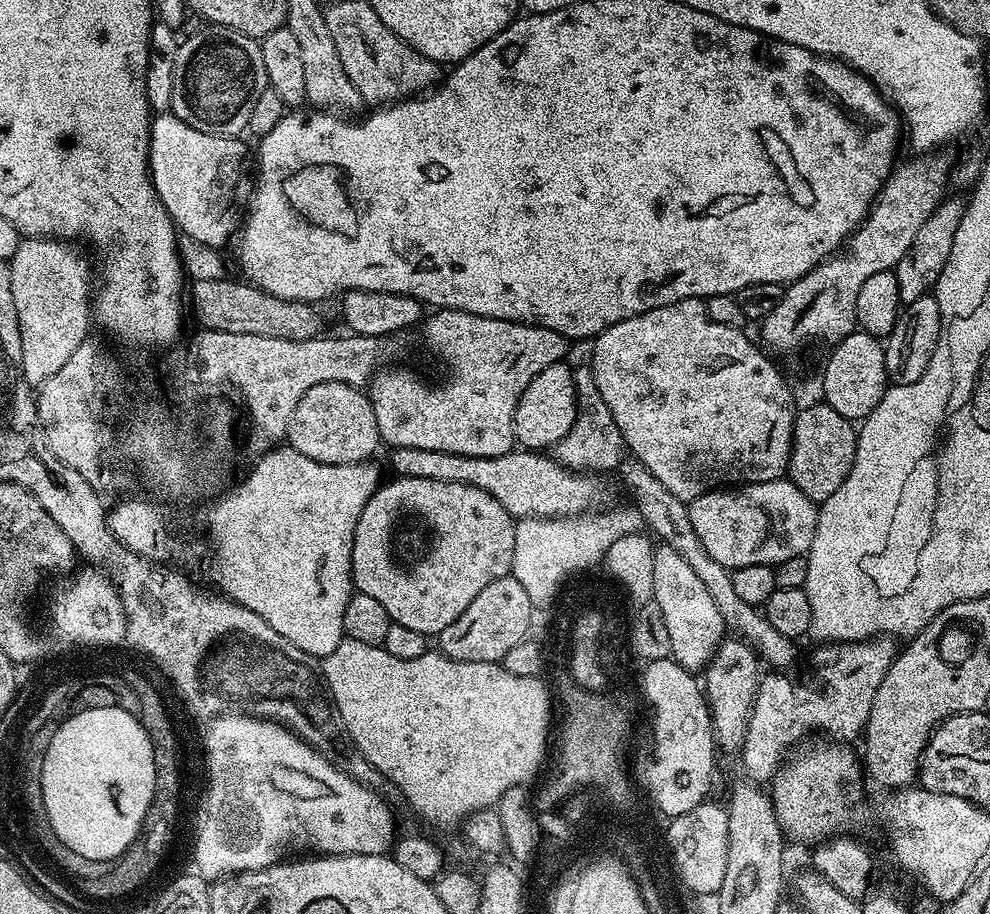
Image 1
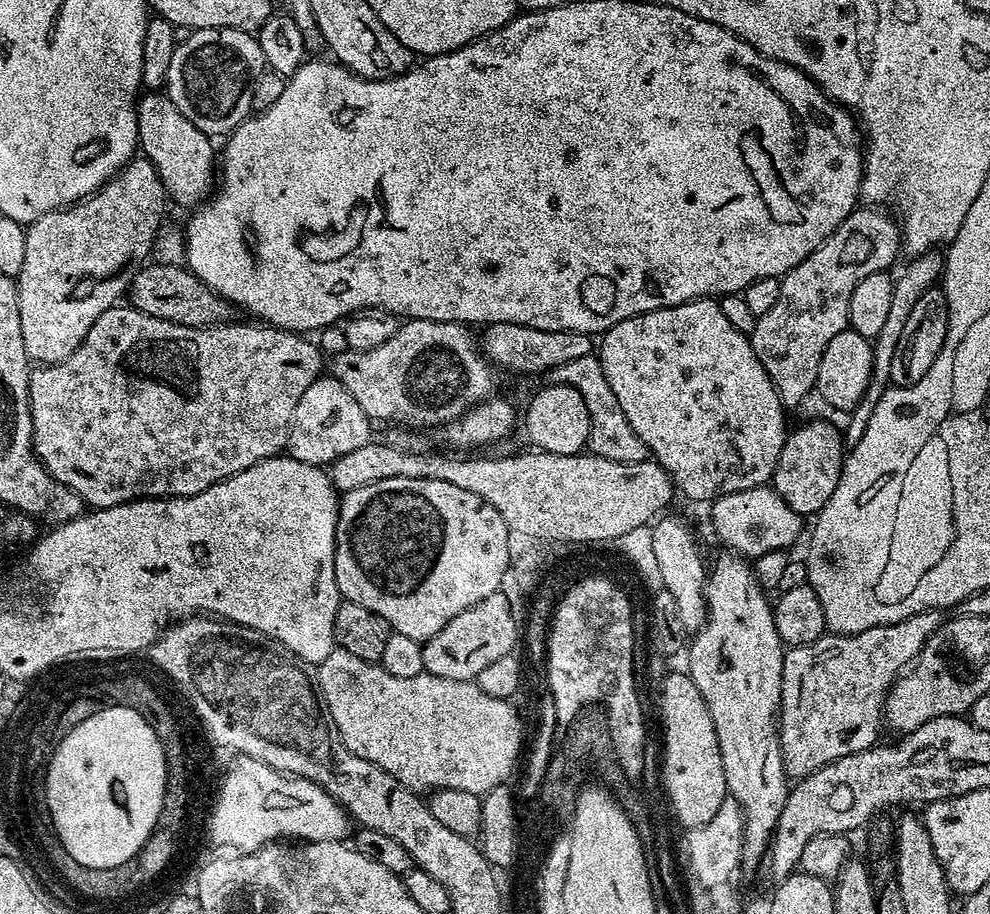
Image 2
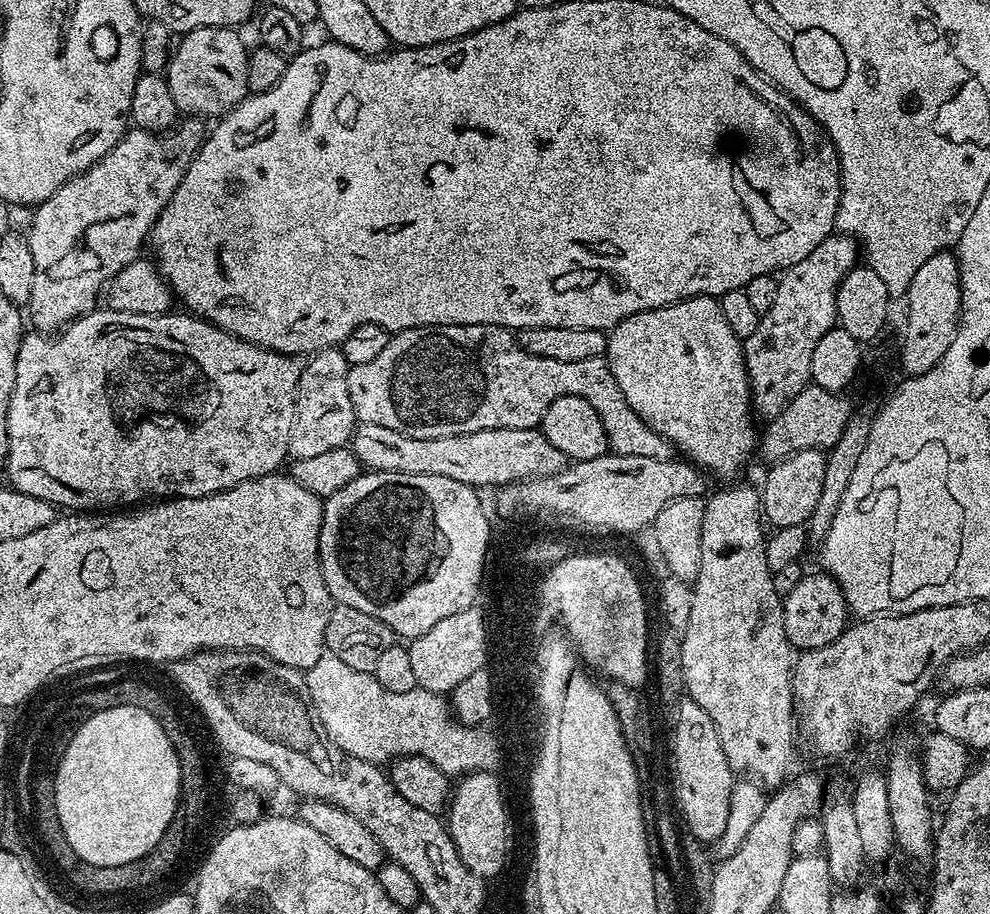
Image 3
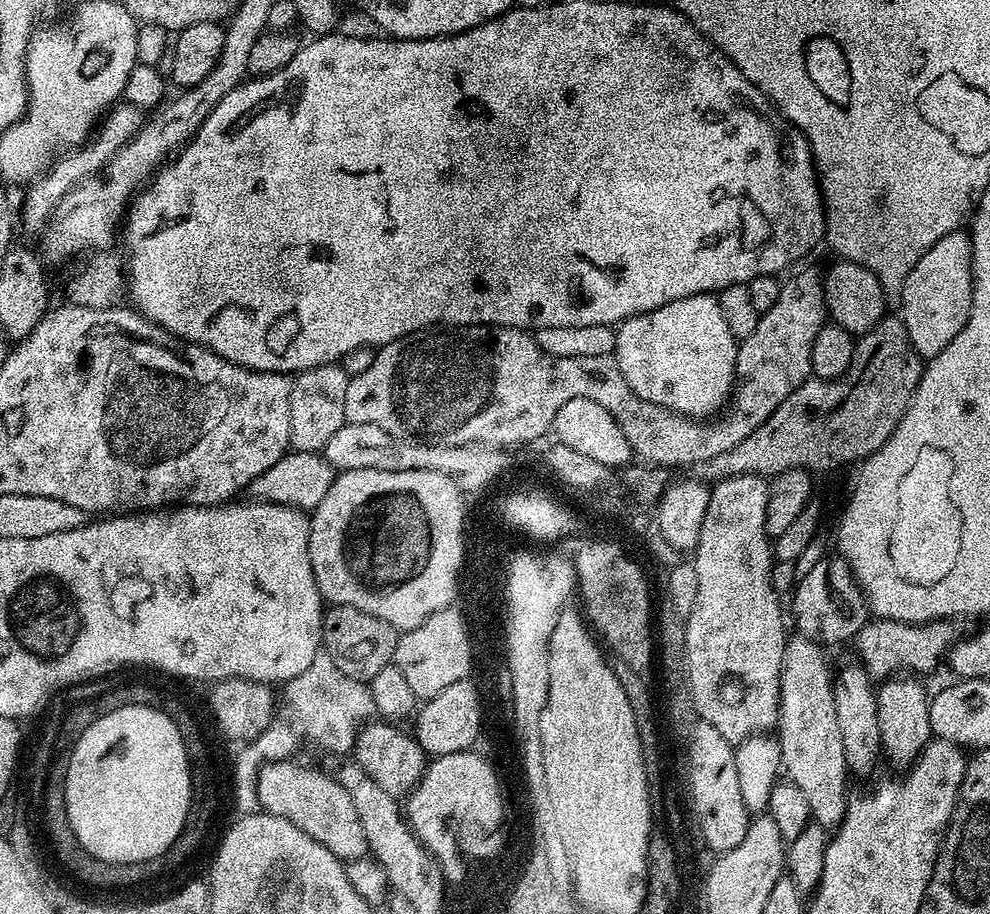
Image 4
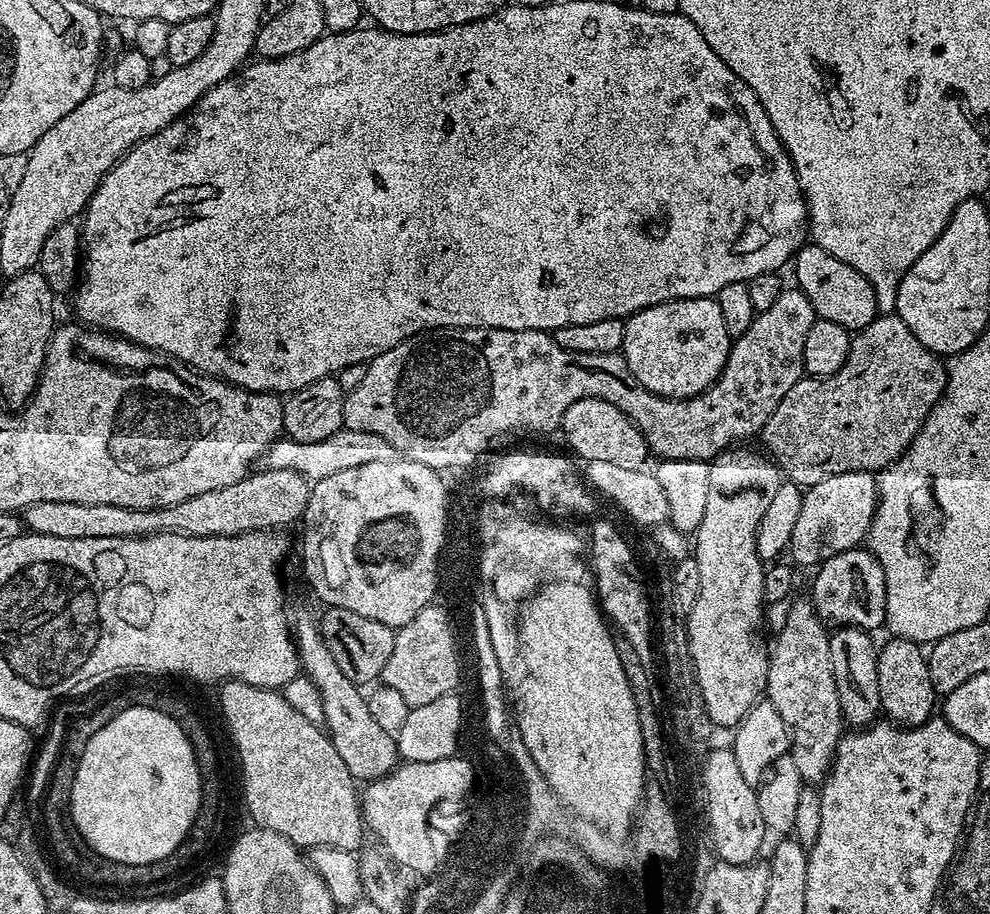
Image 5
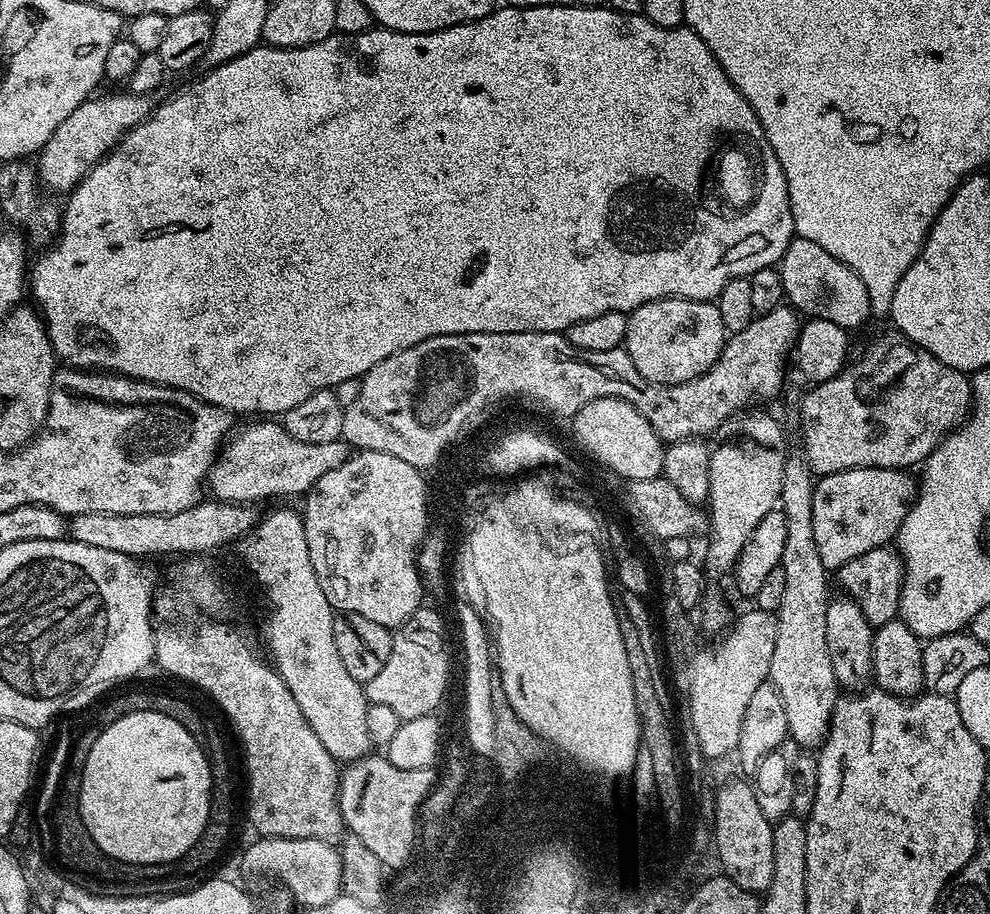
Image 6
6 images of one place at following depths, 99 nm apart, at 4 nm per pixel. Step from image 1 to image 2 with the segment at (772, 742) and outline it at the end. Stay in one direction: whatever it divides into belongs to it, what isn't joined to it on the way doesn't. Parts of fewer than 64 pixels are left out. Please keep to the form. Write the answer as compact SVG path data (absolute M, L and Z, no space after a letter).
M939 611L919 612L896 624L874 626L870 630L862 630L849 636L825 634L809 644L789 647L782 662L782 694L778 713L784 773L793 781L803 780L814 770L846 754L858 754L873 747L881 739L880 724L882 728L884 699L887 698L888 691L896 683L896 677L915 661L921 650L931 641L941 623Z

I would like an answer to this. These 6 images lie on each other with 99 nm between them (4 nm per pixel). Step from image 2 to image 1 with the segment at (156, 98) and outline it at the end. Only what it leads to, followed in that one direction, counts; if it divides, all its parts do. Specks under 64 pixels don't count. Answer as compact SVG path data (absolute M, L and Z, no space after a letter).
M171 111L159 113L152 122L148 170L162 206L183 235L217 250L237 235L242 224L242 205L254 188L254 160L248 157L248 148L242 141L194 130Z

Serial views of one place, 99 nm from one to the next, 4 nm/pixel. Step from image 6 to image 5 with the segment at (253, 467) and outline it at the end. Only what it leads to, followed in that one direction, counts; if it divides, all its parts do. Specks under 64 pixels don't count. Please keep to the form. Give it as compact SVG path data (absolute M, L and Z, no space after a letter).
M345 426L339 432L330 434L330 438L322 438L322 442L278 439L268 447L266 464L274 470L294 470L309 482L315 482L322 478L330 478L330 474L339 474L341 470L350 470L354 466L367 466L370 462L390 462L397 459L397 456L396 448L390 446L386 438L378 438L378 434Z

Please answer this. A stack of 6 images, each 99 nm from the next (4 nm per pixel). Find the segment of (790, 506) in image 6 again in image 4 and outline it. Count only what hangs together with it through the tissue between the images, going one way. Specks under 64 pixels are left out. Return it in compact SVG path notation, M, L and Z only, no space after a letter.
M799 634L793 637L793 640L791 637L784 645L784 657L780 671L778 739L782 772L794 786L798 786L798 790L802 790L806 802L810 802L812 820L826 830L835 830L840 827L842 818L848 809L850 773L846 766L846 754L842 750L842 737L838 734L838 718L834 714L834 694L832 693L834 676L830 668L828 672L828 660L824 657L825 649L821 645Z

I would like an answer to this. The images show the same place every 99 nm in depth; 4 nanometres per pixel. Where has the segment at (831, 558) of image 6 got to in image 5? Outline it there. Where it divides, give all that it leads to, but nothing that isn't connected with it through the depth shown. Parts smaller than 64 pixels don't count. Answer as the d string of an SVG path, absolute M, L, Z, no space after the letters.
M870 472L834 474L834 478L822 478L822 482L807 489L794 534L788 543L787 555L791 563L812 570L834 558L834 554L861 547L872 525L877 499L878 480Z

